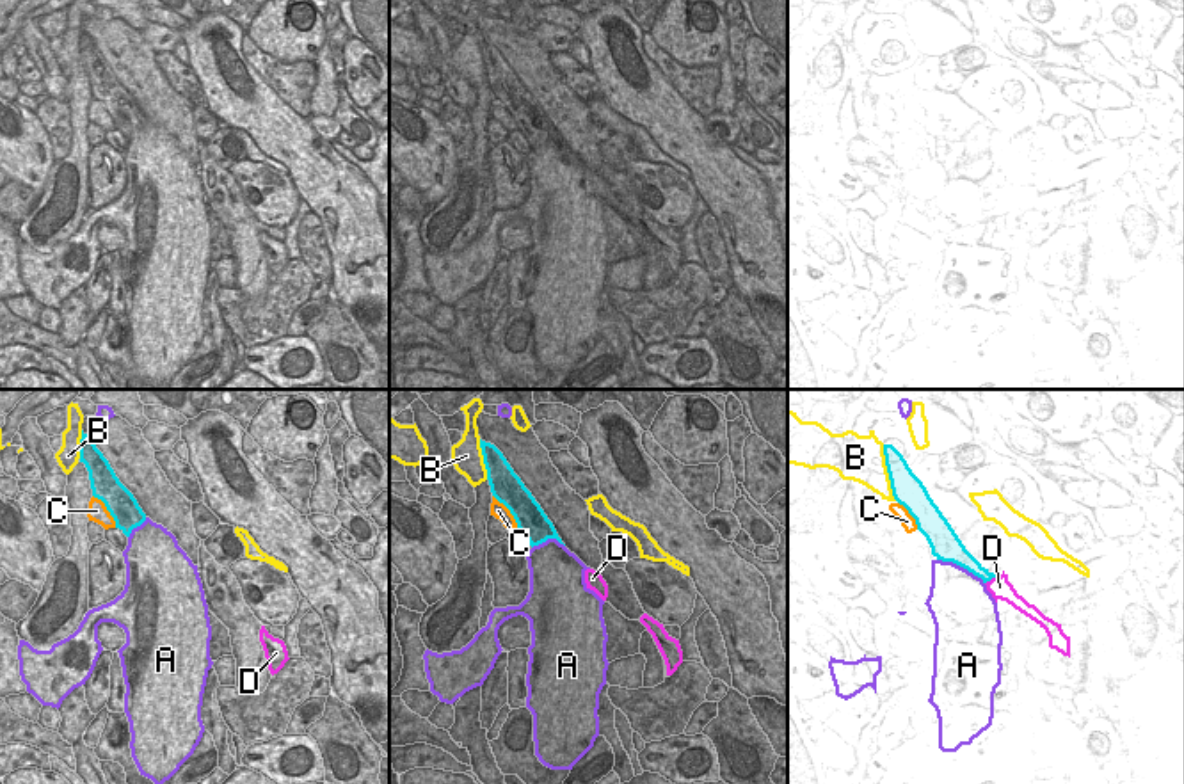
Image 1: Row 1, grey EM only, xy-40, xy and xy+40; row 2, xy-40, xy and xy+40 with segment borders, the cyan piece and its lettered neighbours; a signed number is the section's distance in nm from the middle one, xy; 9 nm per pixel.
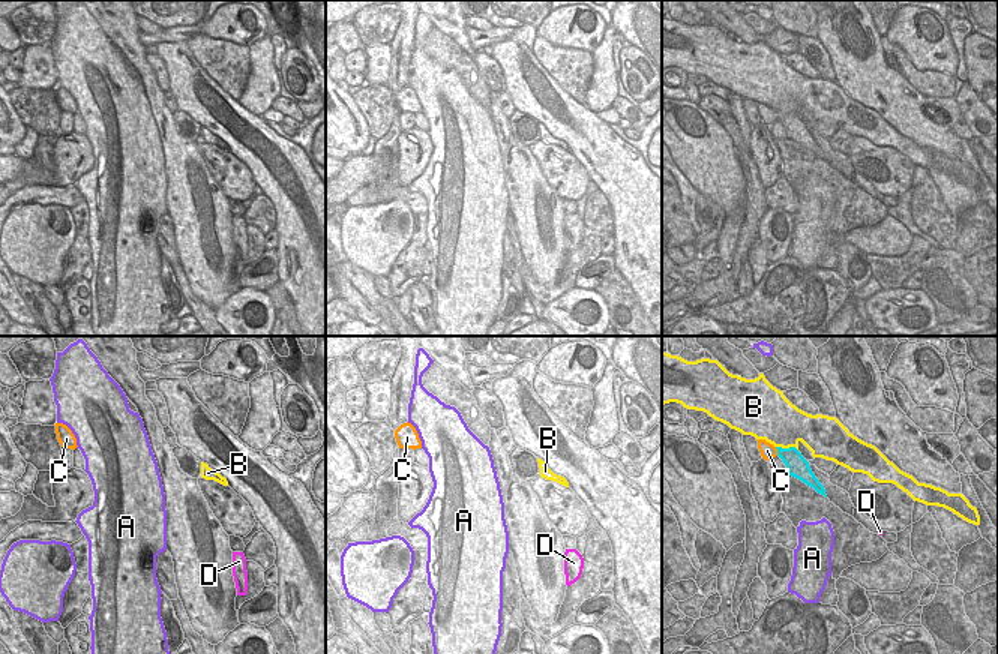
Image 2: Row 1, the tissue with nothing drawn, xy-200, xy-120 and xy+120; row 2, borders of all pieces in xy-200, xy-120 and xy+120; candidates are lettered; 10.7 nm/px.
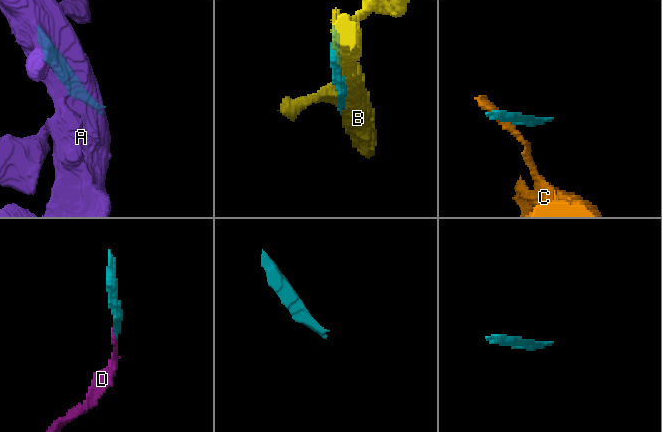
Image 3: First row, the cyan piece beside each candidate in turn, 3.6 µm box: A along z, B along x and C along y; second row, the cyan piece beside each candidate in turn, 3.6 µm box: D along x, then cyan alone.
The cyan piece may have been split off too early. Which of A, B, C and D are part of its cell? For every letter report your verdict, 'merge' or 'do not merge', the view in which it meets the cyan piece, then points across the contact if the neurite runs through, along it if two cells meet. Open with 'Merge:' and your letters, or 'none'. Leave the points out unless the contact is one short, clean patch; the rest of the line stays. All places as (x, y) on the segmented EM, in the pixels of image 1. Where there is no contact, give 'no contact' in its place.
Merge: D
A: do not merge; meets cyan in xy+40
B: do not merge; meets cyan in xy+40
C: do not merge; meets cyan in xy-40
D: merge; meets cyan in xy+40; runs through xy+40 (969, 562), (978, 571), (992, 576), (1000, 587)

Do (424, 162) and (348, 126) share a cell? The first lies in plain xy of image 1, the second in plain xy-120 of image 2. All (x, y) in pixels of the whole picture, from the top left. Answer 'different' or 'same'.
same

